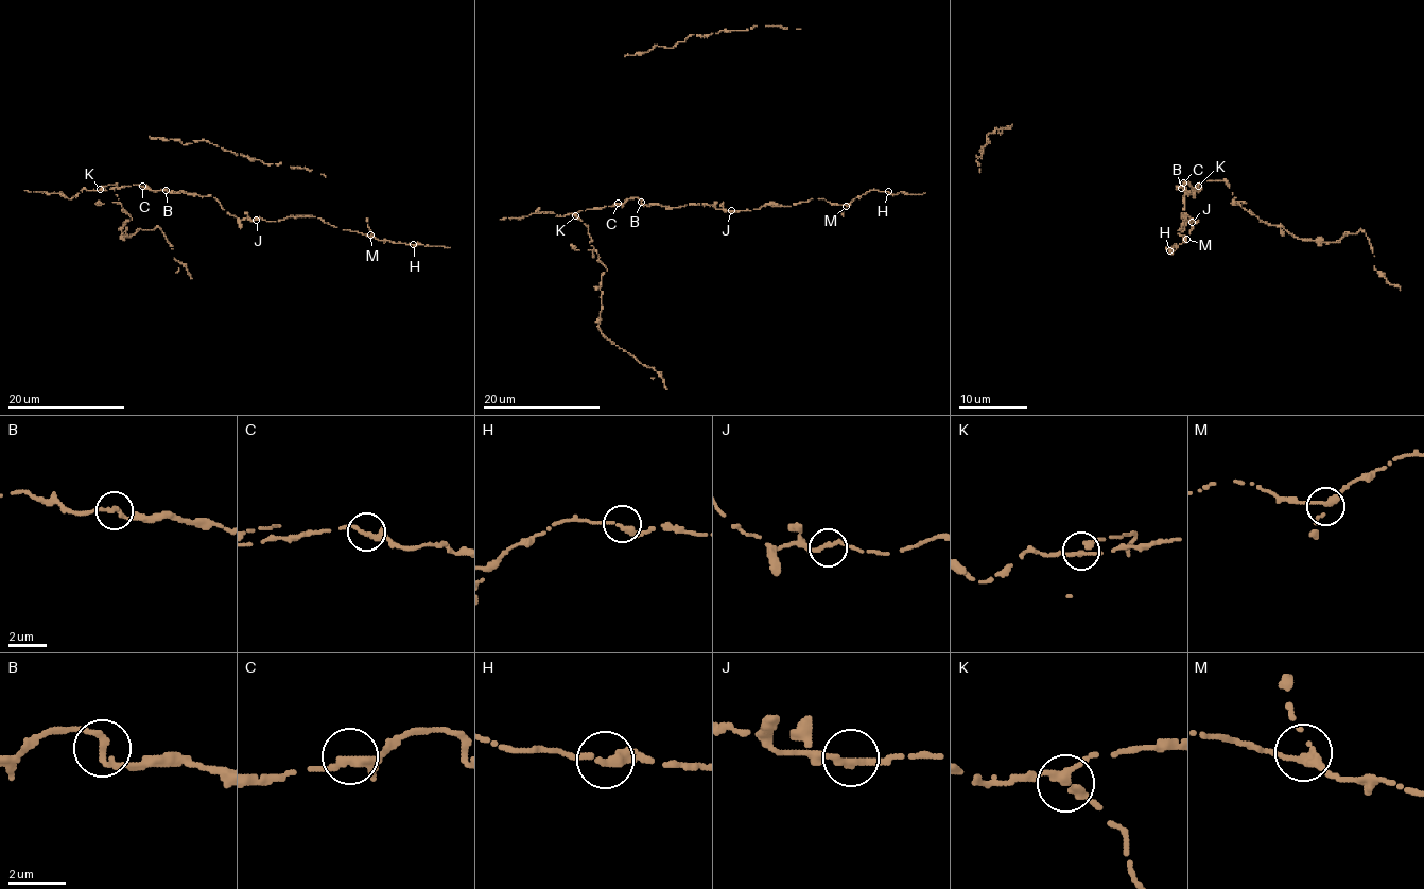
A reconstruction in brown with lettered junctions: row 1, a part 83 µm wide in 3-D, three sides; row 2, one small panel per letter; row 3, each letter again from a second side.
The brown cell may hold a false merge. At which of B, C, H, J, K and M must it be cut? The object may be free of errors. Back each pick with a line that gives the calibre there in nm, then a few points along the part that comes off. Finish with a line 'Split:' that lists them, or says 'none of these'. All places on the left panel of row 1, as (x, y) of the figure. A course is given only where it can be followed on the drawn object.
K: 240 nm thick; foreign part runs (100, 189), (116, 185), (119, 202), (132, 219), (124, 224), (123, 237), (140, 228), (158, 227), (192, 278)
Split: K

